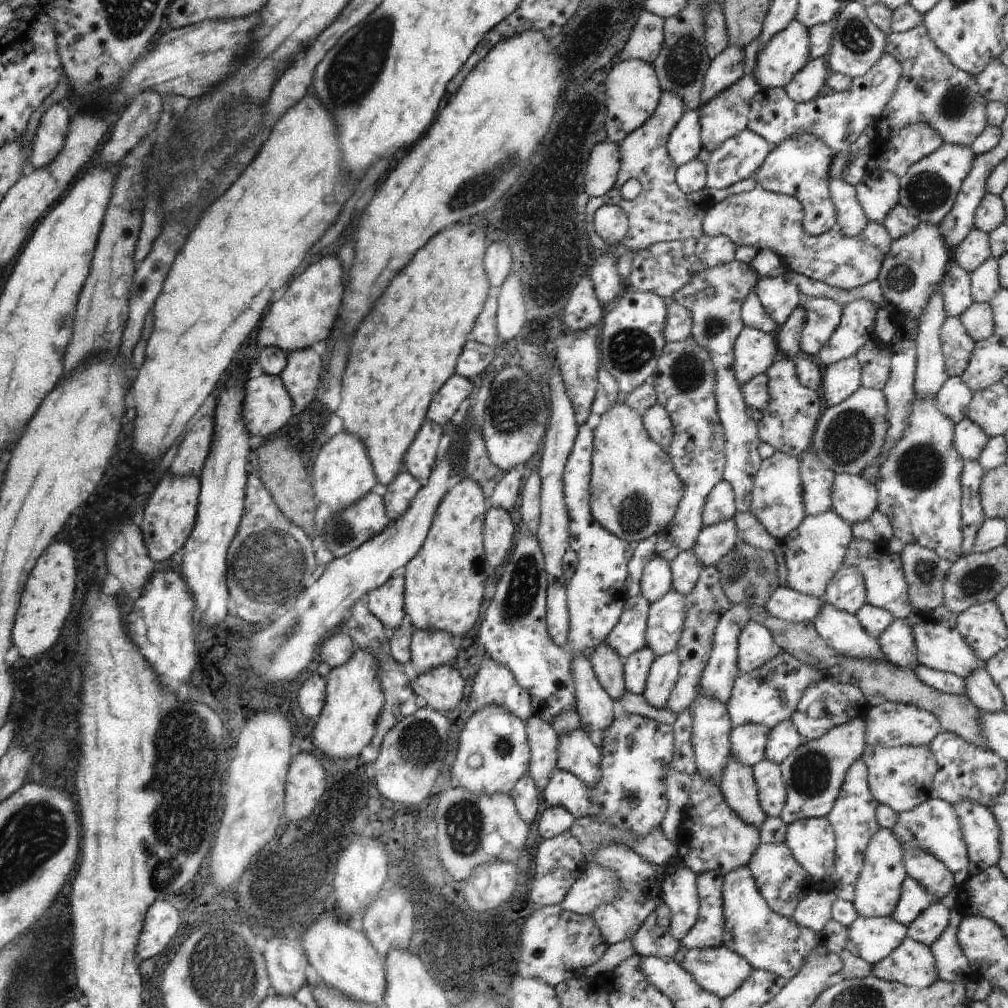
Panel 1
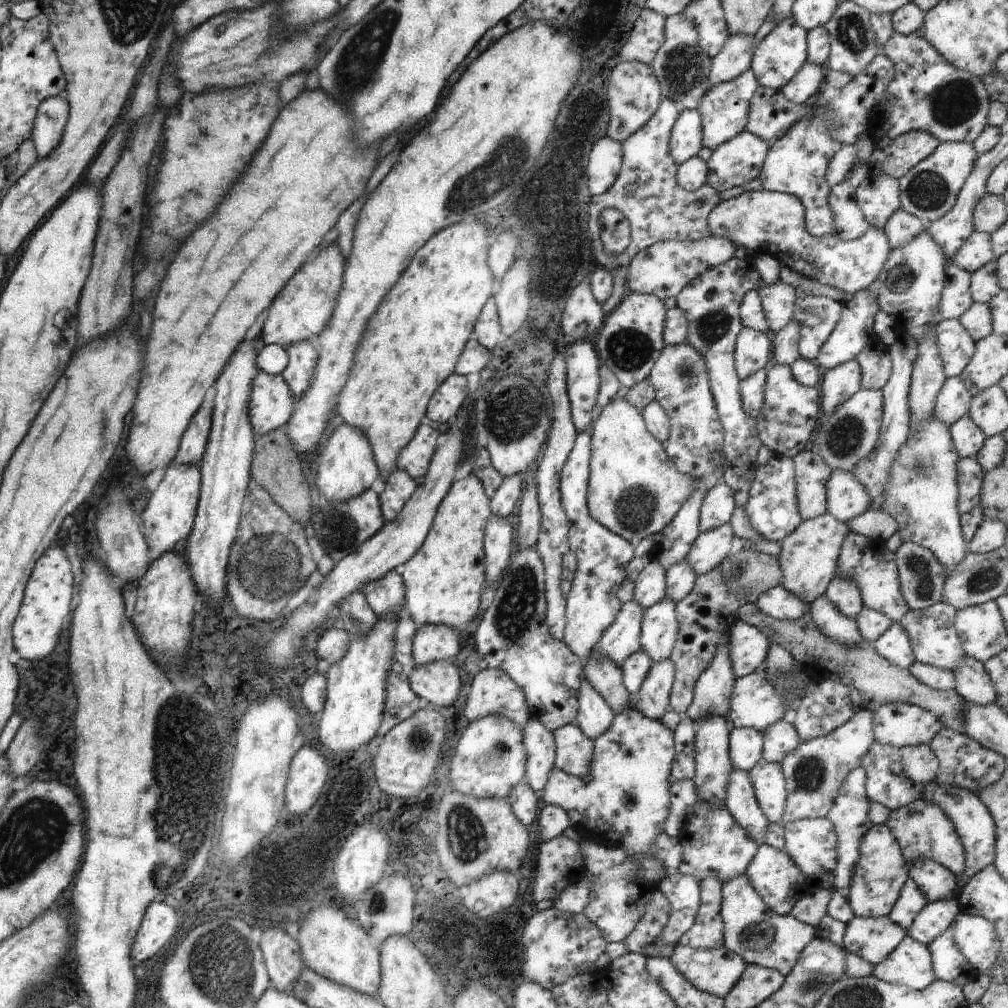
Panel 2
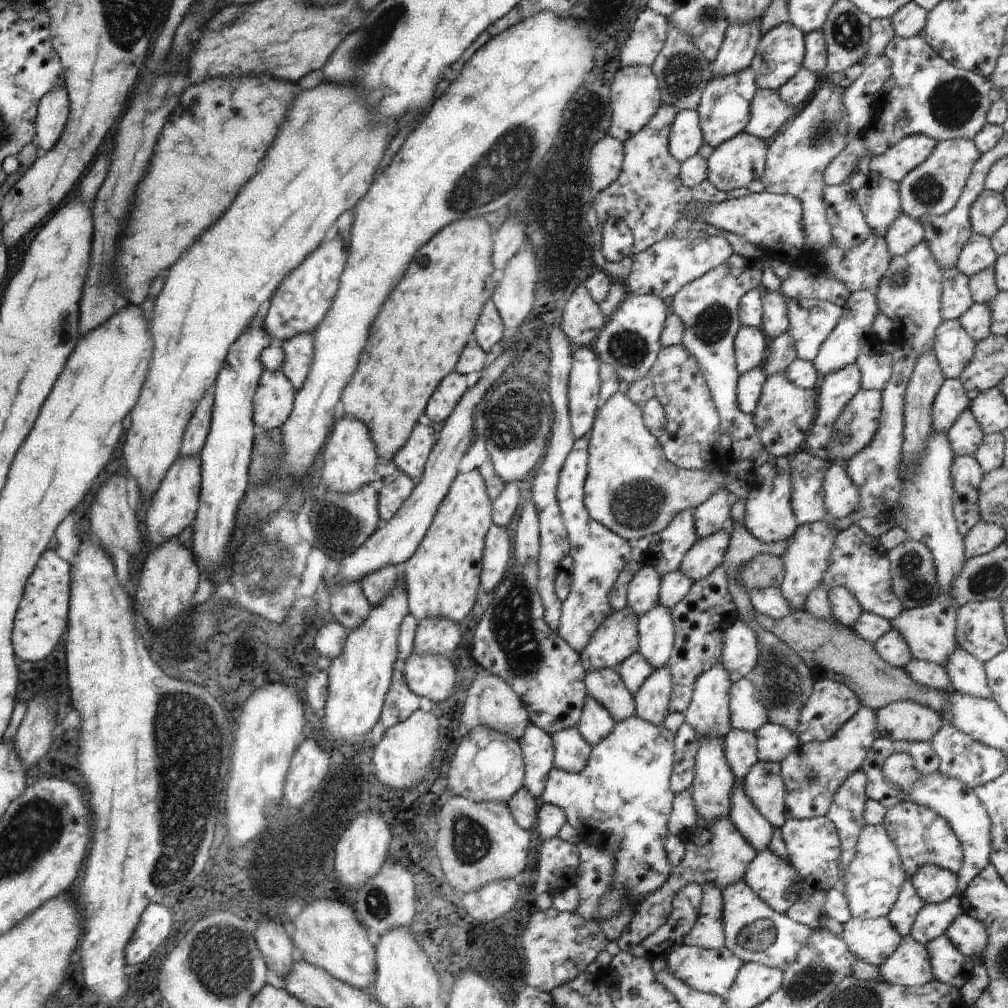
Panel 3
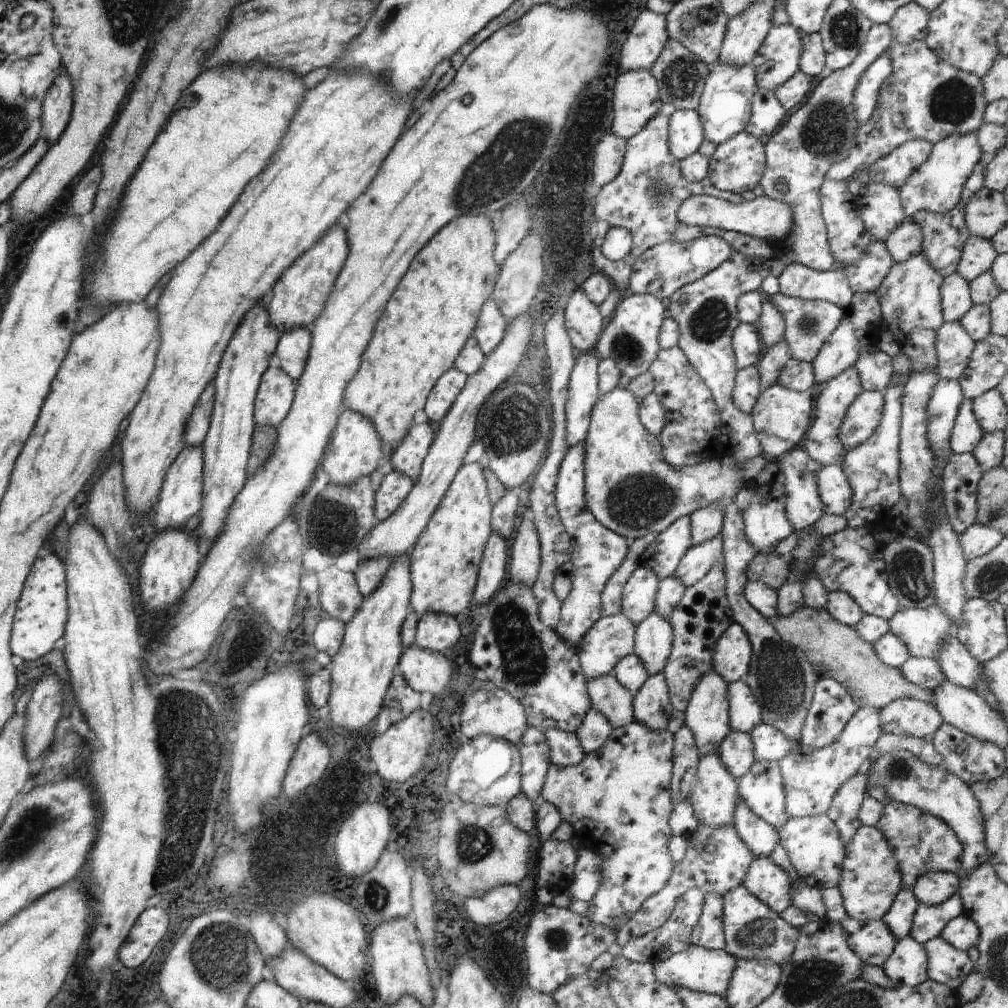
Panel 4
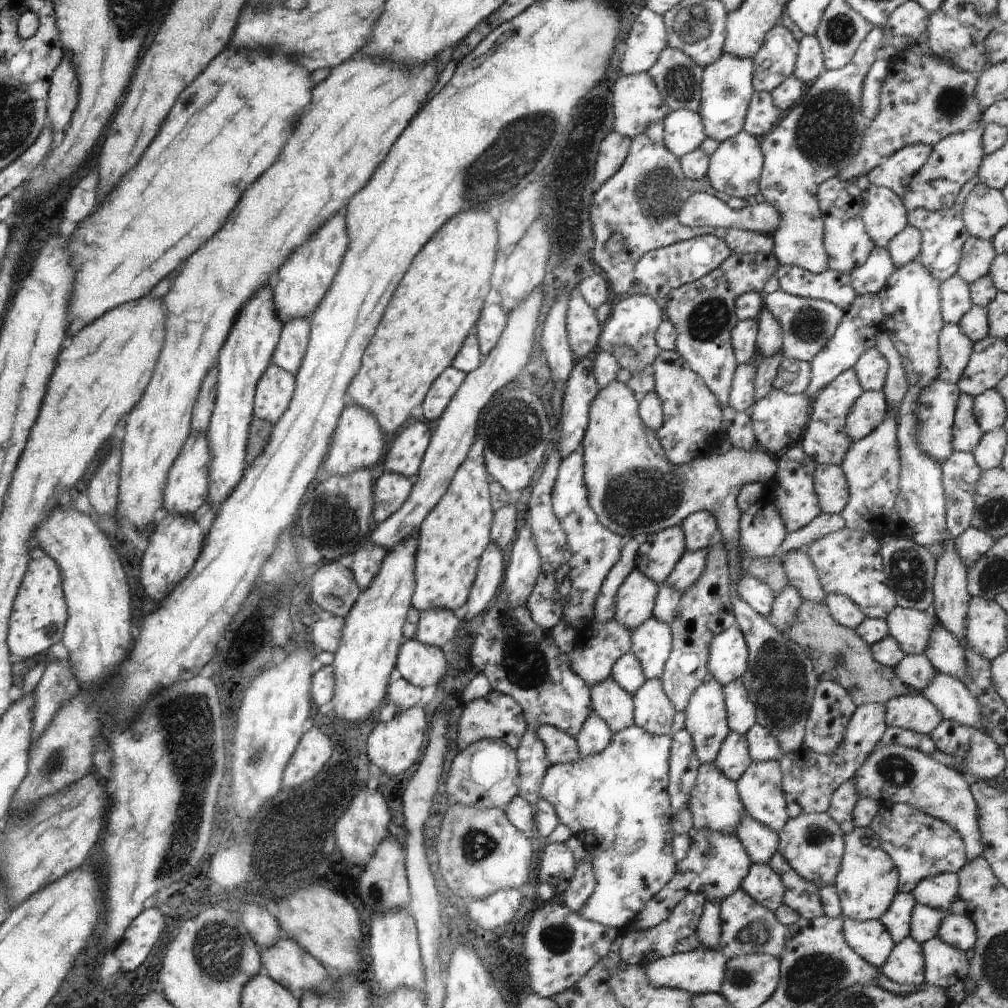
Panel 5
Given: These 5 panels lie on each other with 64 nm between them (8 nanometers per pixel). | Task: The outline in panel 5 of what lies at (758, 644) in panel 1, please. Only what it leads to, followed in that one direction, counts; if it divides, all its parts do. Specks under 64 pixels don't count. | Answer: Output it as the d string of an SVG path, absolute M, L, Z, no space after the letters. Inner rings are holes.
M736 625L715 634L707 646L707 672L723 686L740 679L747 668L747 645Z

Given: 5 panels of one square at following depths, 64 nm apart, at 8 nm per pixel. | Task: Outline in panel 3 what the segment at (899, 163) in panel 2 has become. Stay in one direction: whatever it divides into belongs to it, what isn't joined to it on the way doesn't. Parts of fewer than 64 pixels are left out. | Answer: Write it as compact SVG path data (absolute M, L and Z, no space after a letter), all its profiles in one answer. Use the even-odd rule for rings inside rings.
M910 134L901 138L895 146L886 149L883 154L870 158L863 168L869 175L899 184L905 174L929 156L935 144L935 140L931 138Z

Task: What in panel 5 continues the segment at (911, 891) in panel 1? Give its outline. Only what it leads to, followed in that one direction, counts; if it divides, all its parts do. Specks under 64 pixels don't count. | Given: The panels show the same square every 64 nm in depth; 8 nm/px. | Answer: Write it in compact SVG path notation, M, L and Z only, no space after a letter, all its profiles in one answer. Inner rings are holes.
M910 892L896 893L889 908L879 918L885 930L888 930L893 944L897 944L903 938L910 936L911 908L915 904Z

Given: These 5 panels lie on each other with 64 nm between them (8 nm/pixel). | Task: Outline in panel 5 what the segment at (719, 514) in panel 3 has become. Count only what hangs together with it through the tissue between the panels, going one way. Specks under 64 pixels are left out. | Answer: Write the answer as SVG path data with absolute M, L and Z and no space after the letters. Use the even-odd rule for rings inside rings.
M705 511L690 514L680 522L679 528L685 538L685 552L703 550L718 536L717 521Z

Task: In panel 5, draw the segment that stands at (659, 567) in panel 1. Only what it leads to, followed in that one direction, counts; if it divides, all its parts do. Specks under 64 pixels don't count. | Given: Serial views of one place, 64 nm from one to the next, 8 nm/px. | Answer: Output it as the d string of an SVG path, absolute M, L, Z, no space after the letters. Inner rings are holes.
M633 569L616 592L614 619L627 630L634 631L652 617L657 585Z

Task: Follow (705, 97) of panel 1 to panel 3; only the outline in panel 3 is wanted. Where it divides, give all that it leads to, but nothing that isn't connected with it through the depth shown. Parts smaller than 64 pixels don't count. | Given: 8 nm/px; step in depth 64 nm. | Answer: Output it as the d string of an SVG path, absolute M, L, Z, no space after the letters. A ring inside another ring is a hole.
M761 19L745 24L727 25L715 60L710 62L712 76L721 78L725 74L735 74L750 66L757 44L763 36L760 25Z

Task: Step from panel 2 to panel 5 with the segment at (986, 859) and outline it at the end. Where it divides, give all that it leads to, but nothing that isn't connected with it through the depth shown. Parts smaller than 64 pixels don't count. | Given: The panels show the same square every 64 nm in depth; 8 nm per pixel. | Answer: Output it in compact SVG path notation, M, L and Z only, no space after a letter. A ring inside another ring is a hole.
M887 744L877 746L861 760L851 779L857 796L872 798L878 805L905 803L948 824L964 842L965 860L971 862L981 857L981 843L977 830L977 808L969 792L969 781L951 767L935 762L921 754L921 750Z

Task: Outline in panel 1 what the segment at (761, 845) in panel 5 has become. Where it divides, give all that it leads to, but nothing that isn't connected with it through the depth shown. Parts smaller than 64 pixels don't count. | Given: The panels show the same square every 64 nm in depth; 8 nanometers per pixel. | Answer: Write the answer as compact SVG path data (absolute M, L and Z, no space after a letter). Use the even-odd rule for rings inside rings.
M730 752L729 758L725 758L718 787L729 810L737 814L737 818L741 818L745 824L759 830L766 816L757 802L751 767L737 762Z

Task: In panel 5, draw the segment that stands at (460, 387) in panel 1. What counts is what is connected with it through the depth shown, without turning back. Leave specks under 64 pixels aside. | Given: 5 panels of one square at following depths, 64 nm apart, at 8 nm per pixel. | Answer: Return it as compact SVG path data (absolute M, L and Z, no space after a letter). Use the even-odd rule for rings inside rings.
M449 366L435 378L435 382L432 382L429 387L429 392L425 394L425 398L419 404L421 414L426 420L433 422L441 416L441 412L445 410L445 406L455 394L457 388L461 386L465 375L464 372Z

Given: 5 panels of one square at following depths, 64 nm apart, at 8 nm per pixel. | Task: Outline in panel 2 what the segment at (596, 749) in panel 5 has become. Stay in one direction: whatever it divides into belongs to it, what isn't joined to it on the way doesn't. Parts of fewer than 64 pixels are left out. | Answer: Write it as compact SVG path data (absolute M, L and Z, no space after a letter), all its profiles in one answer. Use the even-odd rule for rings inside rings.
M583 679L577 691L577 704L574 724L583 732L585 738L594 741L611 726L614 714L607 702L603 702L603 698Z

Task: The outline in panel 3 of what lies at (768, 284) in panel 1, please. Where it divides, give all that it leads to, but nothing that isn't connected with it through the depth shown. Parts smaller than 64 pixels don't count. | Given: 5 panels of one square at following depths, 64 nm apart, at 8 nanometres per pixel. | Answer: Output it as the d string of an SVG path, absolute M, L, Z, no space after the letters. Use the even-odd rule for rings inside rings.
M761 290L760 301L762 306L760 331L770 341L787 331L787 302L781 292L767 292Z

